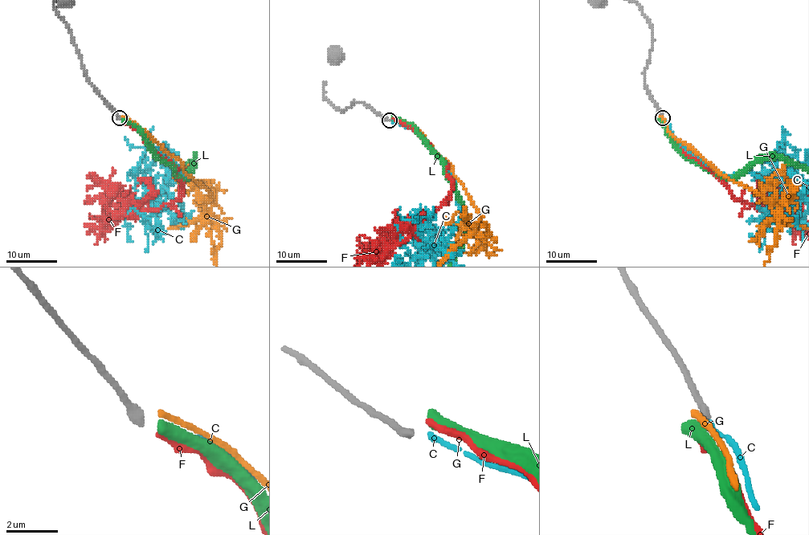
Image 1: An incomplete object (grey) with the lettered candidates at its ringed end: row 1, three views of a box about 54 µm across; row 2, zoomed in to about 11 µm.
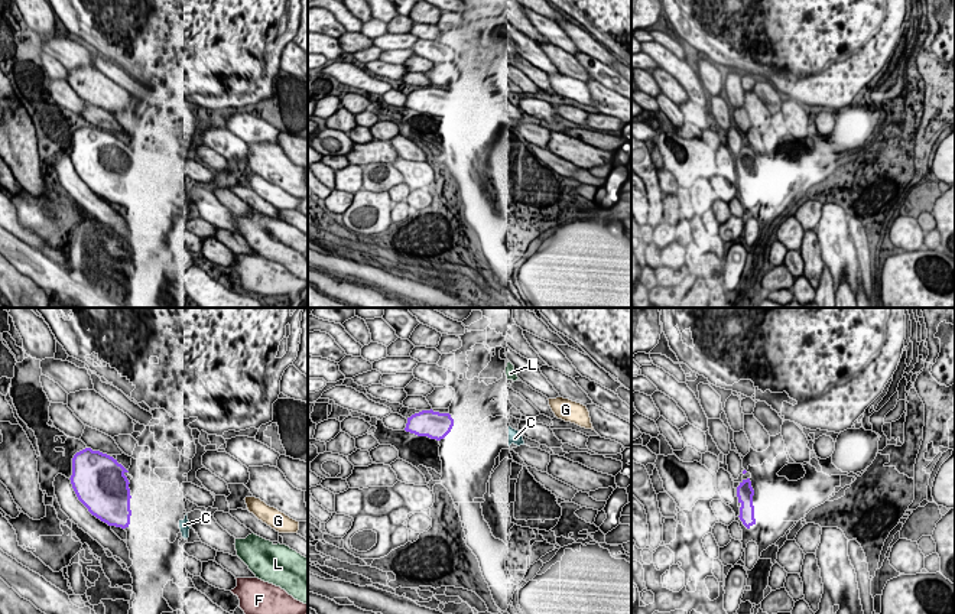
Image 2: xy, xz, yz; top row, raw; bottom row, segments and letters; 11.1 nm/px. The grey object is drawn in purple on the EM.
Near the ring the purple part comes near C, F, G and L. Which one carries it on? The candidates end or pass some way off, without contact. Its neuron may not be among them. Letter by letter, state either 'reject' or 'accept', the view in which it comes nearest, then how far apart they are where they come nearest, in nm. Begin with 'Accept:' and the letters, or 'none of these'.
Accept: C
C: accept | xy | 550 nm
F: reject | xy | 1350 nm
G: reject | xz | 1100 nm
L: reject | xz | 750 nm

